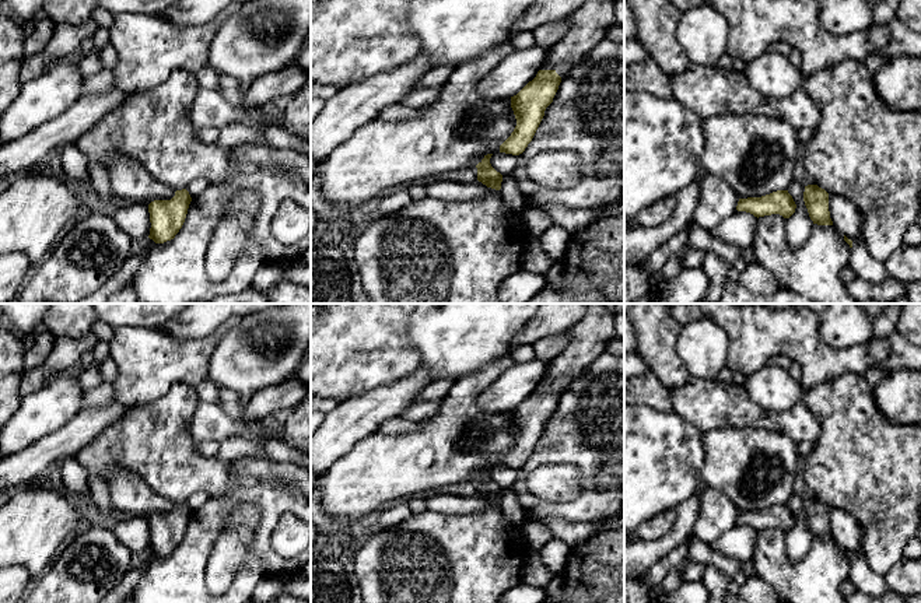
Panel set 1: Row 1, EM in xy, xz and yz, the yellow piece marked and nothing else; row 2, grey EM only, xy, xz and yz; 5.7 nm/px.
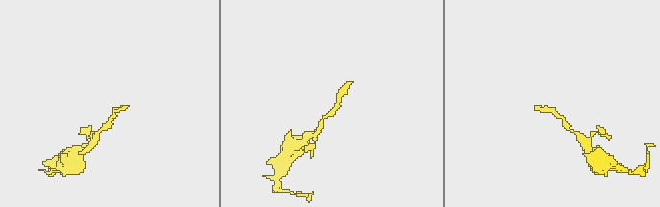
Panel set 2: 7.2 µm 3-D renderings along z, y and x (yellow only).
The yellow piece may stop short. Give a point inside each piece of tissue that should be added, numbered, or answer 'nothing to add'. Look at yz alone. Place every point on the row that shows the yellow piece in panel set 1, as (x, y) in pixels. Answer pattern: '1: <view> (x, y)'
nothing to add

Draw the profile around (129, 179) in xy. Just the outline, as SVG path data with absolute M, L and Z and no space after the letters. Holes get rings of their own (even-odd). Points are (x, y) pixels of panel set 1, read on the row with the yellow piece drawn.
M126 155L112 159L106 172L115 196L127 203L148 206L154 200L171 200L176 192L154 180L140 162Z

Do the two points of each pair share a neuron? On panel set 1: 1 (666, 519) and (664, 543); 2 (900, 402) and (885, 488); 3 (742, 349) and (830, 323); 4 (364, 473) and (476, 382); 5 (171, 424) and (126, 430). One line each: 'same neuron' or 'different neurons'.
1: different neurons
2: different neurons
3: different neurons
4: same neuron
5: same neuron

